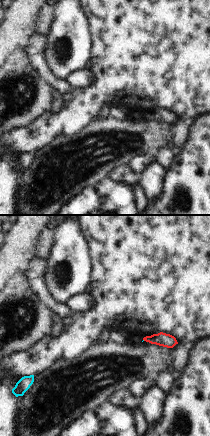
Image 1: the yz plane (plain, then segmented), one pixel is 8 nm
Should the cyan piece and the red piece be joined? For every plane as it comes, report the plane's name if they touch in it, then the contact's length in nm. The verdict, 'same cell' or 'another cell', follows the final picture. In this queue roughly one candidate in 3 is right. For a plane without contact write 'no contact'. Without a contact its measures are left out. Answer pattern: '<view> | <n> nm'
no contact

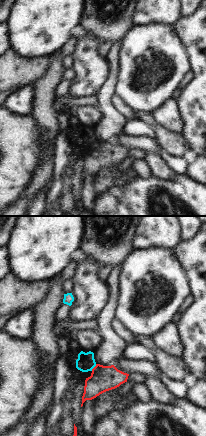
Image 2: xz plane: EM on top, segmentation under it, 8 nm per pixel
xz | 70 nm

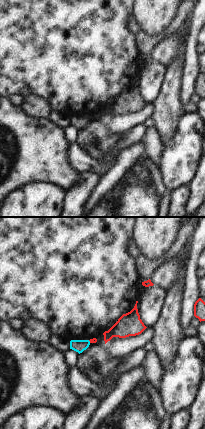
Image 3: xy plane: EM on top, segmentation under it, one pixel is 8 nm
xy | 30 nm

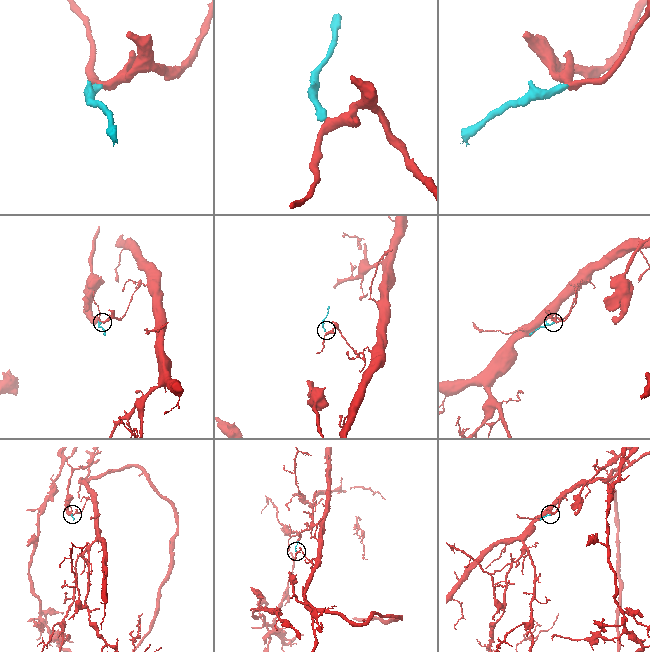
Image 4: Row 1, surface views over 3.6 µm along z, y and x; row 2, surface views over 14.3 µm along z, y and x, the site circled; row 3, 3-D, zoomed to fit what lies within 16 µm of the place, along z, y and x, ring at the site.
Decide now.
another cell

